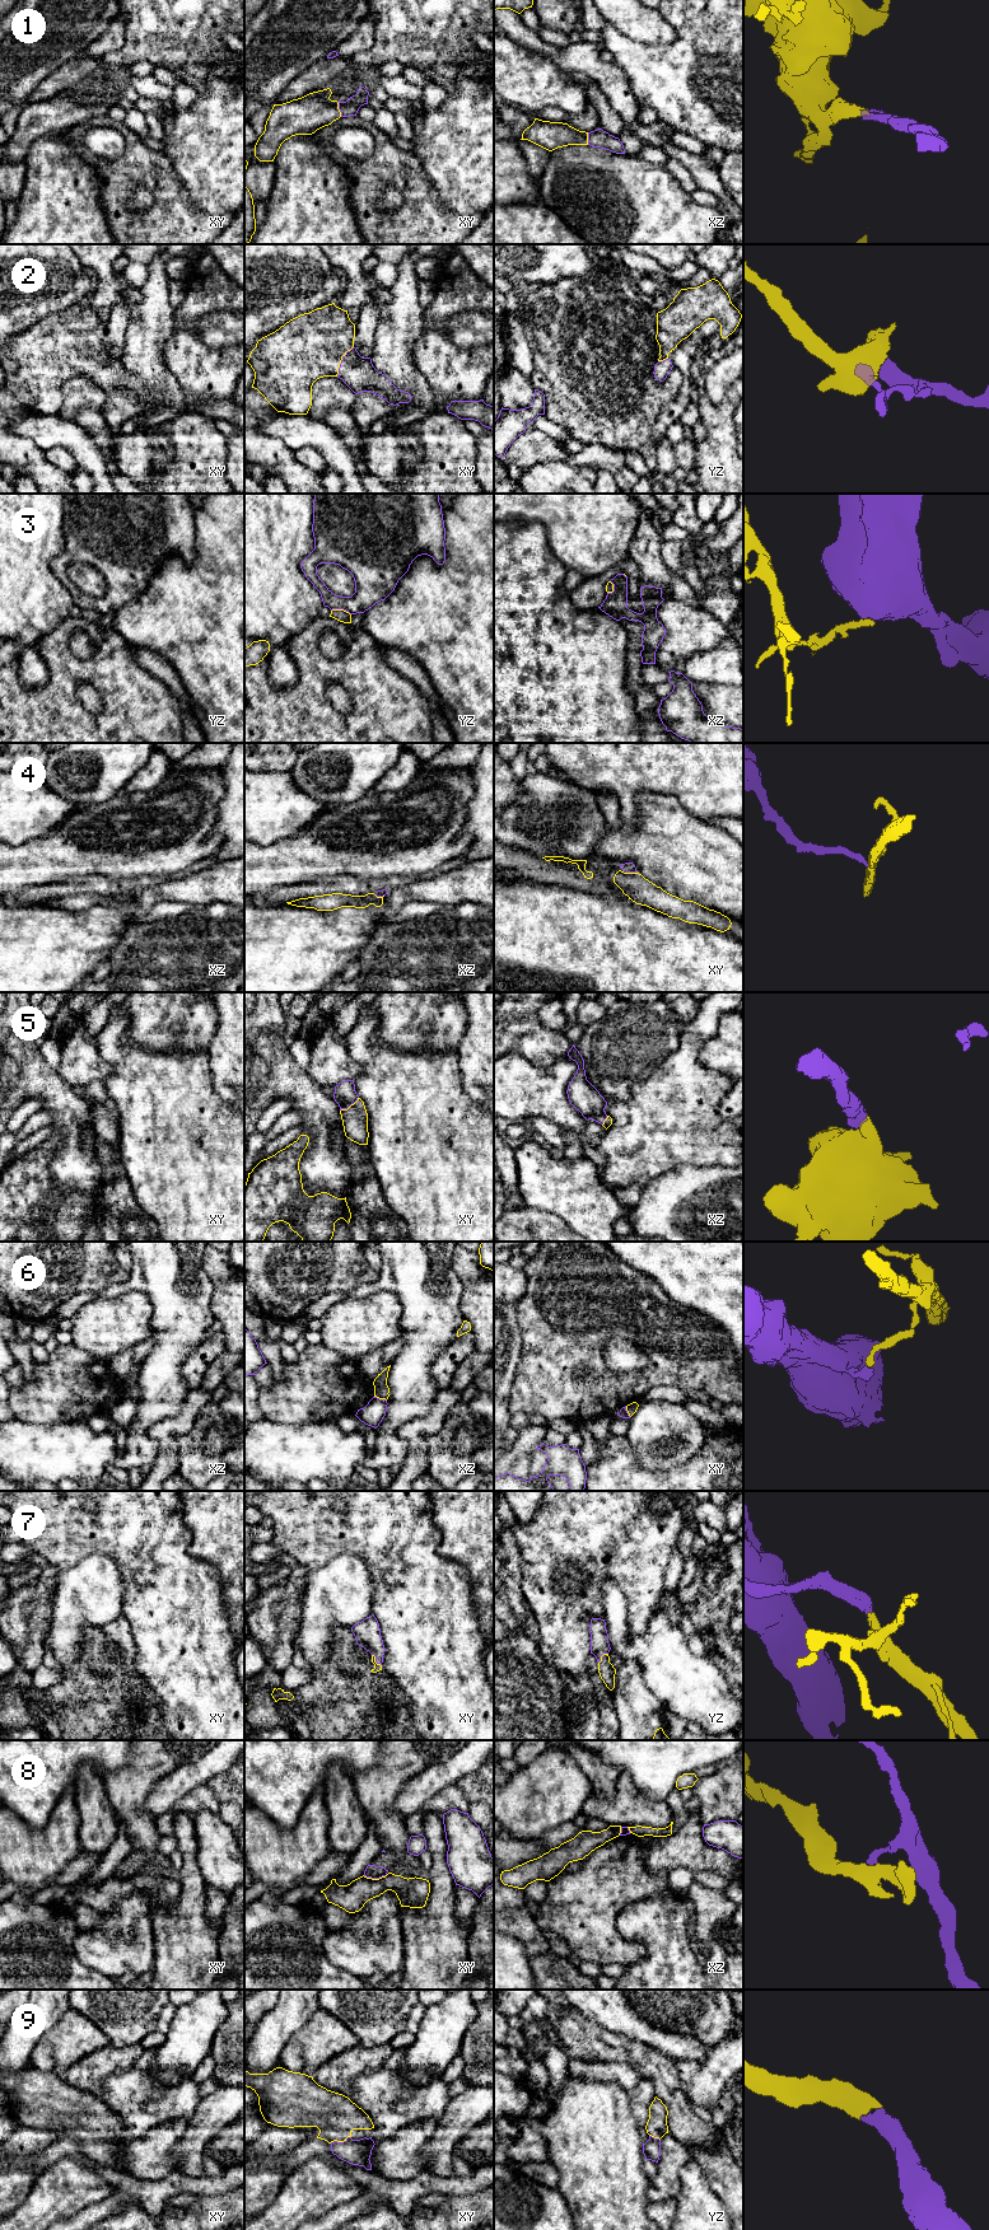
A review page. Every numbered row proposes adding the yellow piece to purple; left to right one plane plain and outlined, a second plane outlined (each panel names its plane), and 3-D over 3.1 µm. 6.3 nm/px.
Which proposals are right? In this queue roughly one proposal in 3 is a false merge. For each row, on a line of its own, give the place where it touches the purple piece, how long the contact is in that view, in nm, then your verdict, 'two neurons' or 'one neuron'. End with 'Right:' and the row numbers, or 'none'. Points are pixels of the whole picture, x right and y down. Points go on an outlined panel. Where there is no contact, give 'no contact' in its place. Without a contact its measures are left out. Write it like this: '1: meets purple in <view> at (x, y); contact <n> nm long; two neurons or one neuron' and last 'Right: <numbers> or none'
1: meets purple in xy at (339, 108); contact 100 nm long; one neuron
2: meets purple in xy at (341, 361); contact 220 nm long; one neuron
3: meets purple in yz at (341, 608); contact 130 nm long; two neurons
4: meets purple in xy at (630, 872); contact 70 nm long; two neurons
5: meets purple in xy at (349, 1106); contact 150 nm long; one neuron
6: meets purple in xz at (381, 1399); contact 90 nm long; two neurons
7: meets purple in xy at (376, 1660); contact 100 nm long; one neuron
8: meets purple in xy at (374, 1878); contact 160 nm long; two neurons
9: meets purple in xy at (340, 2142); contact 140 nm long; one neuron
Right: 1, 2, 5, 7, 9

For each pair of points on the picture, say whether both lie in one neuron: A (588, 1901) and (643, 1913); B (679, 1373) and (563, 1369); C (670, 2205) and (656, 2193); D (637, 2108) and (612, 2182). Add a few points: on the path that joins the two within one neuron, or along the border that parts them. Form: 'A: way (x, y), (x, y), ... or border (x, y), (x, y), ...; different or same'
A: border (651, 1896), (620, 1912), (616, 1930), (621, 1935); different
B: way (649, 1377), (637, 1384), (591, 1384); same
C: border (675, 2197), (649, 2203); different
D: border (625, 2090), (629, 2098), (630, 2113), (639, 2126); different

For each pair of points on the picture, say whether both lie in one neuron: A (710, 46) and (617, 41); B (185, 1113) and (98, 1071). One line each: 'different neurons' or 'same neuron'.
A: same neuron
B: different neurons

